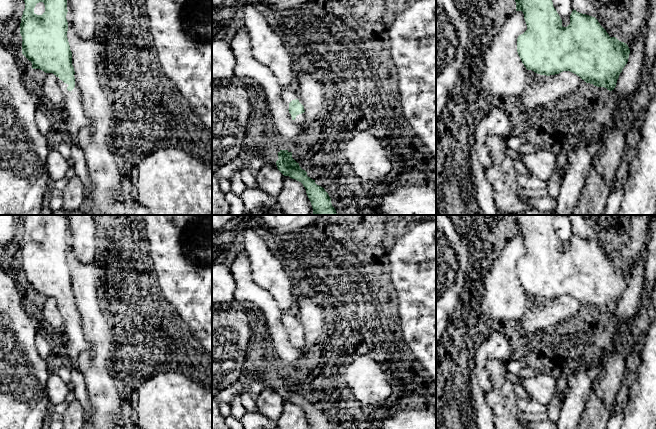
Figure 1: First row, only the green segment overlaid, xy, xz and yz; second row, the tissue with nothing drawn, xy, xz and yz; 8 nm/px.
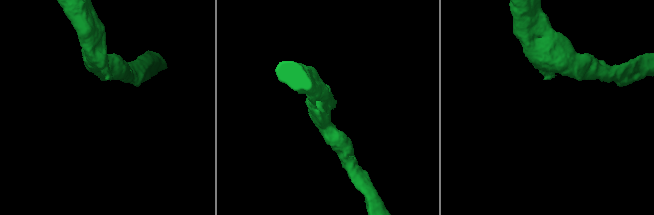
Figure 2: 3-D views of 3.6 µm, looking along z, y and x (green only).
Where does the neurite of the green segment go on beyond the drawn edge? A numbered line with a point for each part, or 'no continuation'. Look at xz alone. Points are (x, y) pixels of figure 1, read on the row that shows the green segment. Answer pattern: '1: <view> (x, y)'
1: xz (287, 95)

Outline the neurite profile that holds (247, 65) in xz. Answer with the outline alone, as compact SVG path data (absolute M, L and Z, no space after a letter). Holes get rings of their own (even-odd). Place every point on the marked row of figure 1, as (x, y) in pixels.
M240 22L233 26L236 28L236 33L229 45L236 58L234 75L239 78L250 78L262 88L262 95L273 115L276 138L283 144L293 146L295 138L304 131L302 124L294 123L289 117L289 110L282 98L284 88L275 74L253 56L245 27Z

